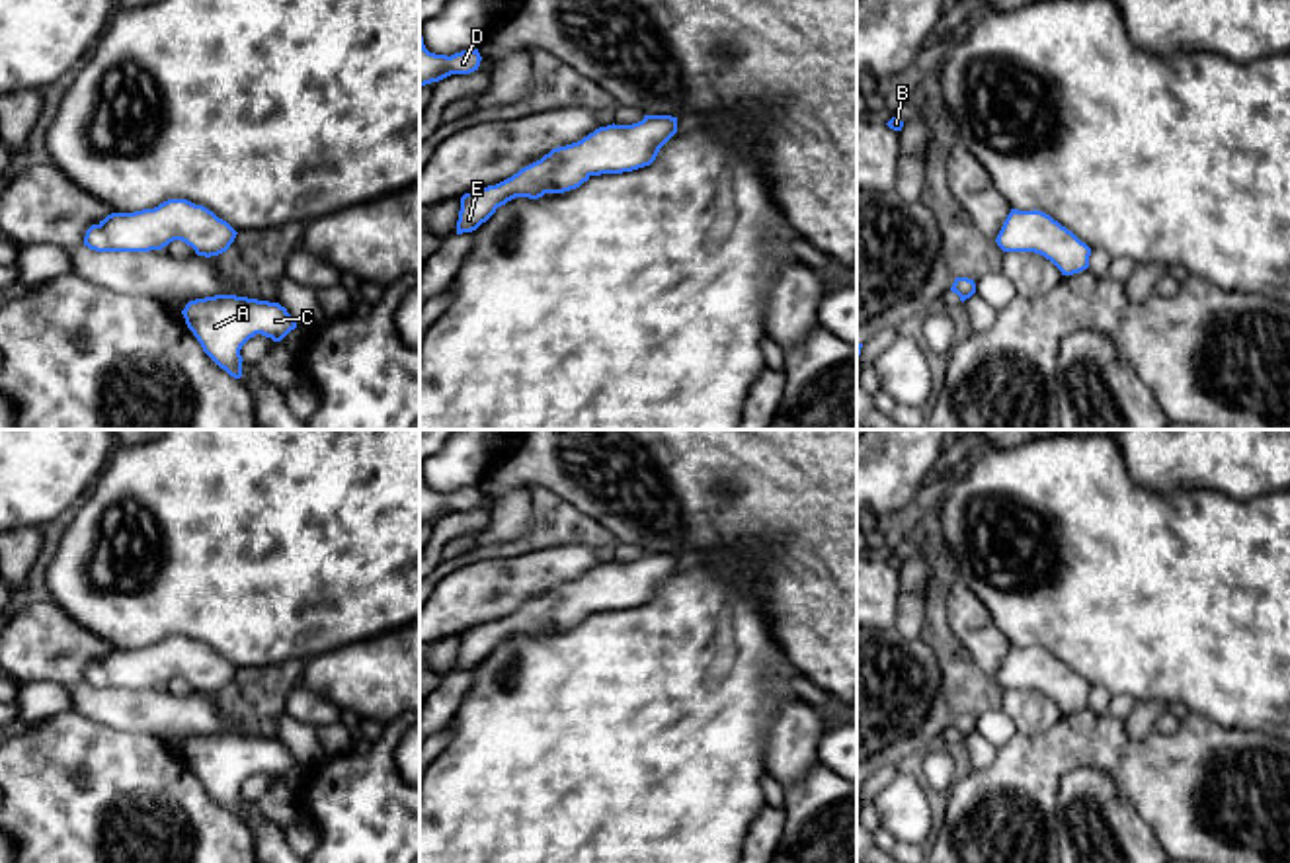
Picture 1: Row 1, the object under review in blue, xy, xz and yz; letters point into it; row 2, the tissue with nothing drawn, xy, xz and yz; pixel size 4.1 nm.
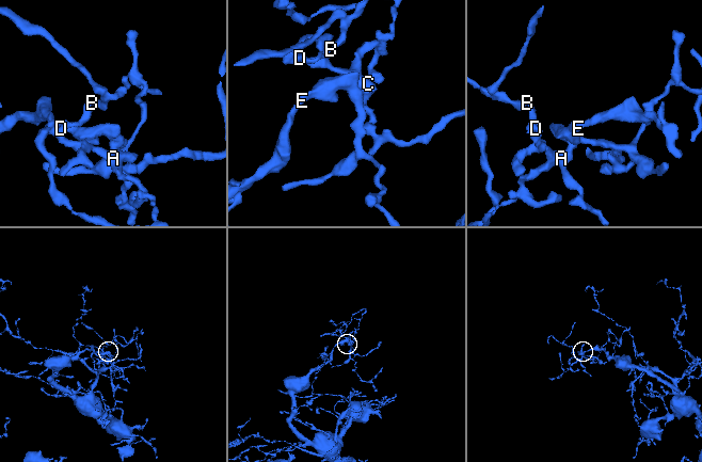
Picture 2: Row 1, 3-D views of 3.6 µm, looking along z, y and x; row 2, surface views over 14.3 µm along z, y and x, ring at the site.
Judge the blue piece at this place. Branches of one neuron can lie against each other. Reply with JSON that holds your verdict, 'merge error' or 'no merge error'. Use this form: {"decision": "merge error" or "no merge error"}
{"decision": "no merge error"}

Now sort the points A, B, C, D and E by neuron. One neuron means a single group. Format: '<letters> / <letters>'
A B C D E

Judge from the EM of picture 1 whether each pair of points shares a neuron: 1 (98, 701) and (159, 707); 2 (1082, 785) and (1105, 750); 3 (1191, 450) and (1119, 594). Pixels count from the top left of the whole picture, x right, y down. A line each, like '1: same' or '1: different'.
1: same
2: different
3: different

